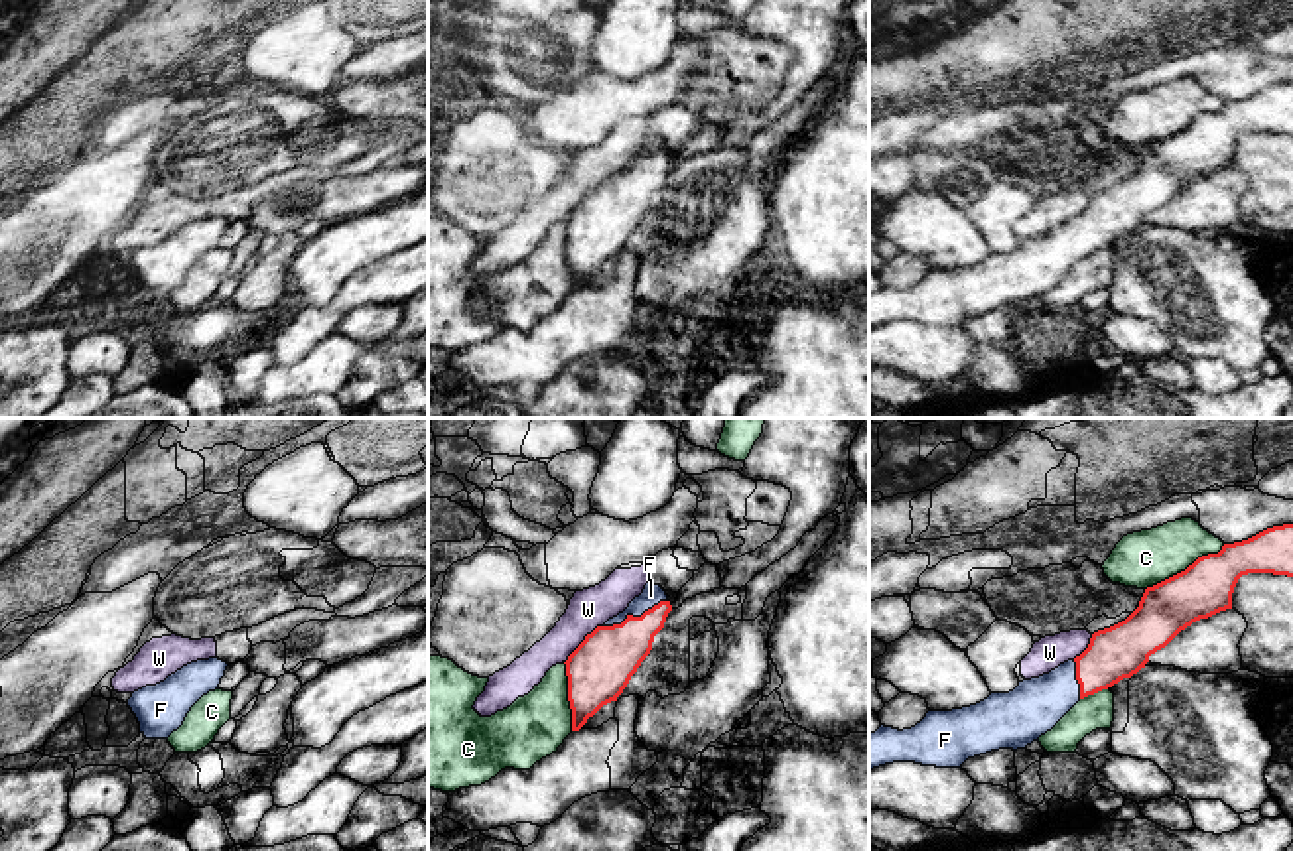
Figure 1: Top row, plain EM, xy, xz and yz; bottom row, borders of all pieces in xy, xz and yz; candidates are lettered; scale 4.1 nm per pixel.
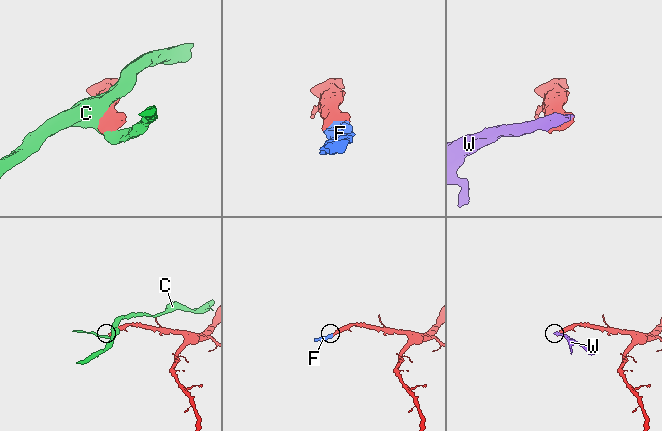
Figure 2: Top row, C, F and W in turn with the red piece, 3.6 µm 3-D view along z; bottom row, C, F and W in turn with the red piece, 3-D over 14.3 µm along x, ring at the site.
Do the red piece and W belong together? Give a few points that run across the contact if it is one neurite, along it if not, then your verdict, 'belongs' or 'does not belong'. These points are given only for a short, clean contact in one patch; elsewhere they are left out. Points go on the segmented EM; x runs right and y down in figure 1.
does not belong

